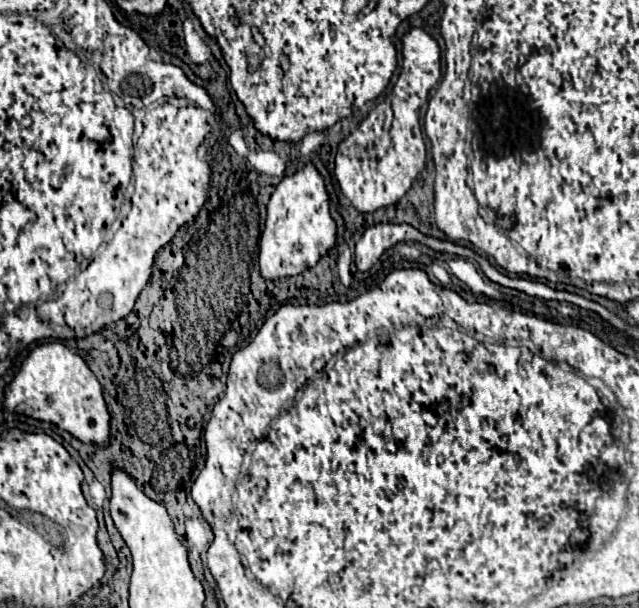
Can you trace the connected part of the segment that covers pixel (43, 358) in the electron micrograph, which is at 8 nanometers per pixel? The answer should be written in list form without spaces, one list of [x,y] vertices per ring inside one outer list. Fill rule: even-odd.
[[[49,341],[30,350],[20,372],[6,388],[4,406],[8,412],[56,424],[80,442],[92,442],[100,448],[110,446],[110,412],[102,396],[102,386],[86,362],[60,341]]]

